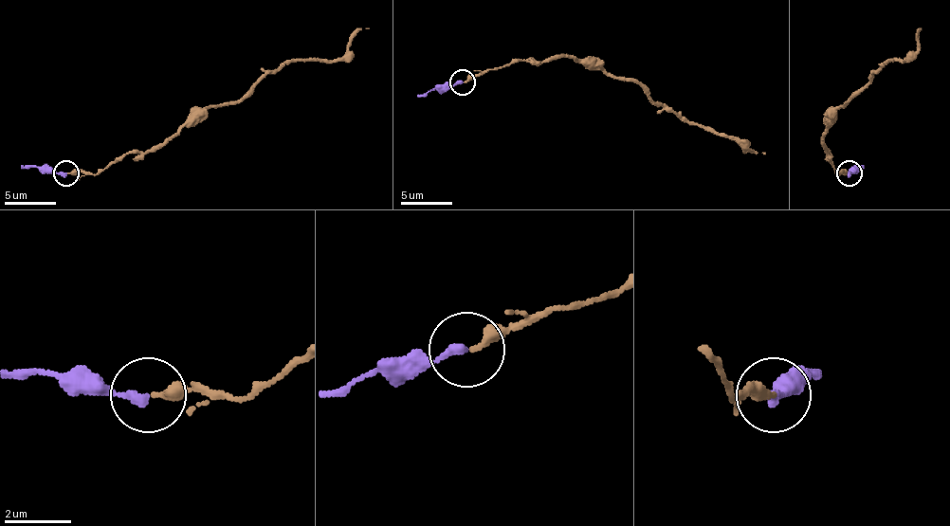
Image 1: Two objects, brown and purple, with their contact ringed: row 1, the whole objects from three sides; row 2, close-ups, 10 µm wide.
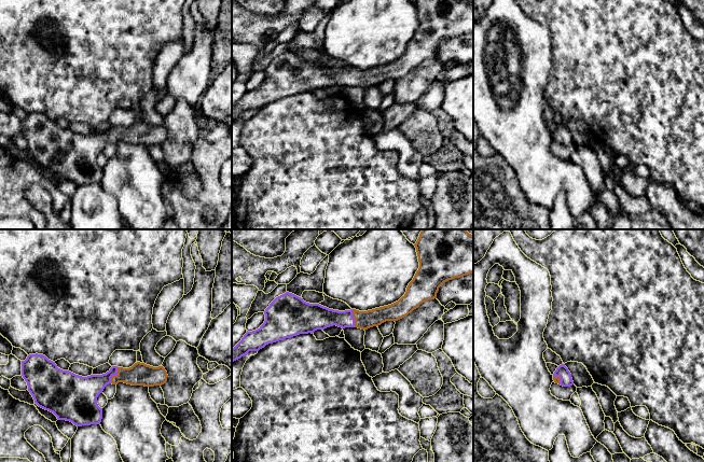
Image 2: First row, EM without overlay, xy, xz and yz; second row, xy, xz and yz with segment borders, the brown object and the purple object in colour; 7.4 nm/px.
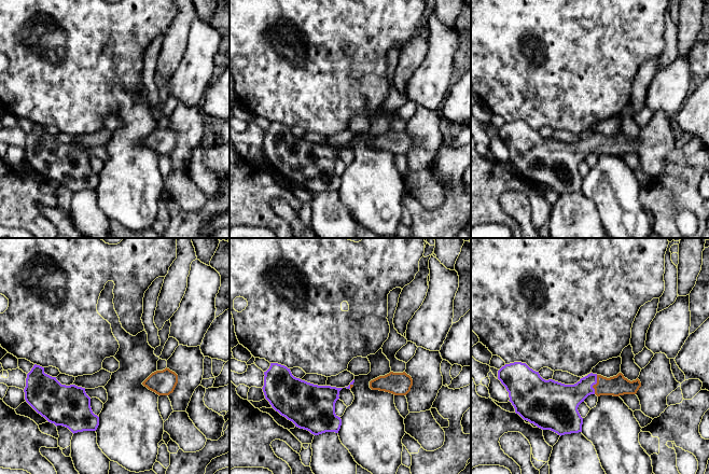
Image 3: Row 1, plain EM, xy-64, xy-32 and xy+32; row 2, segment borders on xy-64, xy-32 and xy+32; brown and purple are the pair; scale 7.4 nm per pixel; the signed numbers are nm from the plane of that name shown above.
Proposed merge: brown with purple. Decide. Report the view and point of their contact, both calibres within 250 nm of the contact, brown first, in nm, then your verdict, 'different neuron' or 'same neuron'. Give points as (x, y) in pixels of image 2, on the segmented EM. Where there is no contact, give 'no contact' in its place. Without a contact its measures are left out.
meets brown in xy at (114, 376); 170 nm thick on the brown side, 200 nm on the other; same neuron

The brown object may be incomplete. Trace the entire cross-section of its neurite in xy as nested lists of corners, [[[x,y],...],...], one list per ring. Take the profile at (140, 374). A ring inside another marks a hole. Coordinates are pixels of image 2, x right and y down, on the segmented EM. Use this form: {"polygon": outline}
{"polygon": [[[38,353],[29,354],[22,361],[22,376],[39,407],[53,412],[58,420],[70,421],[77,426],[100,424],[102,408],[98,406],[97,397],[107,384],[124,382],[132,386],[154,387],[166,383],[168,377],[163,366],[153,367],[140,362],[129,368],[112,366],[106,374],[82,377],[58,368],[55,362]]]}

